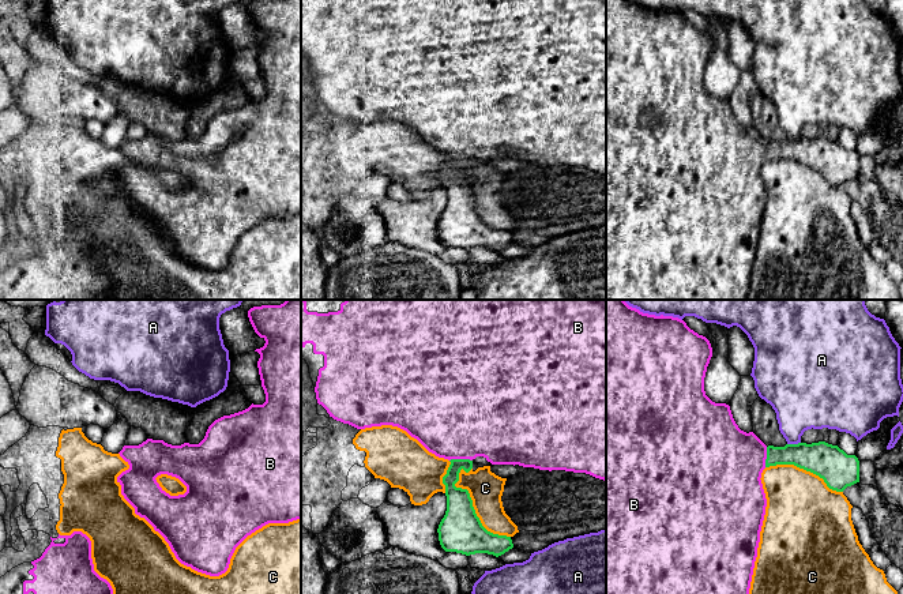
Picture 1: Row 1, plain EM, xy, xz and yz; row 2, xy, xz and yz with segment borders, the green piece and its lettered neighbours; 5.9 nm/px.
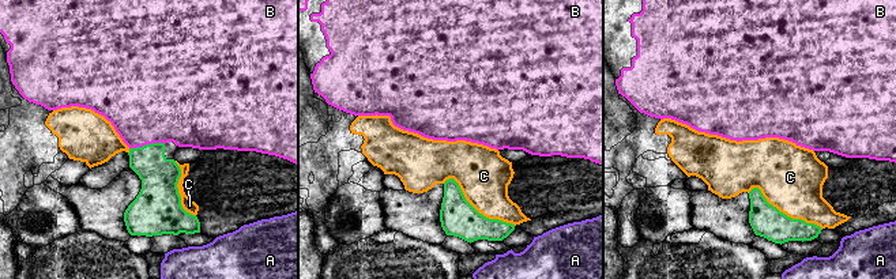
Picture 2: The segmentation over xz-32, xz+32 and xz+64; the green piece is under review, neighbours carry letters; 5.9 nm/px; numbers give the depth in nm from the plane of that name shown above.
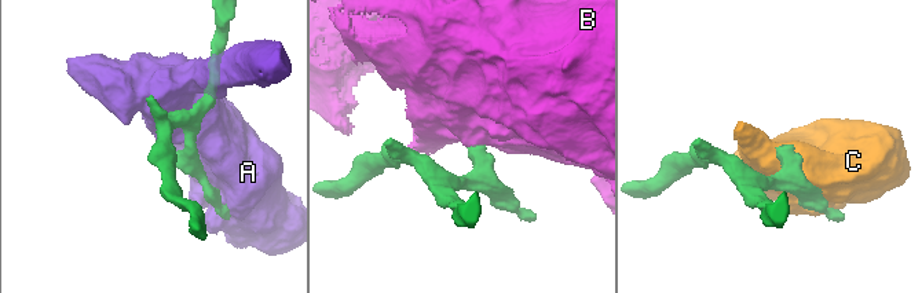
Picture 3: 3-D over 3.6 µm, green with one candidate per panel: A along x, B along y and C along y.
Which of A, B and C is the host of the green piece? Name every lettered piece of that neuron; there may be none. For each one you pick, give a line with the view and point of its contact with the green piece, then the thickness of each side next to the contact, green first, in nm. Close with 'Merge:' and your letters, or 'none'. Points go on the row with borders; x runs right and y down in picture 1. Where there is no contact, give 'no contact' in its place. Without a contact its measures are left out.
B: xz (461, 459) | 140/500 nm
Merge: B

